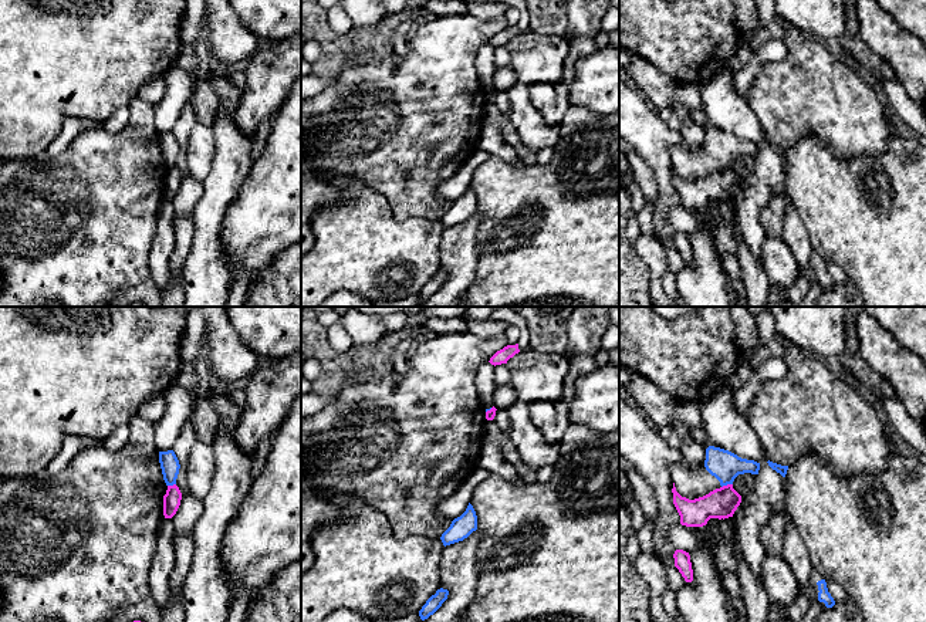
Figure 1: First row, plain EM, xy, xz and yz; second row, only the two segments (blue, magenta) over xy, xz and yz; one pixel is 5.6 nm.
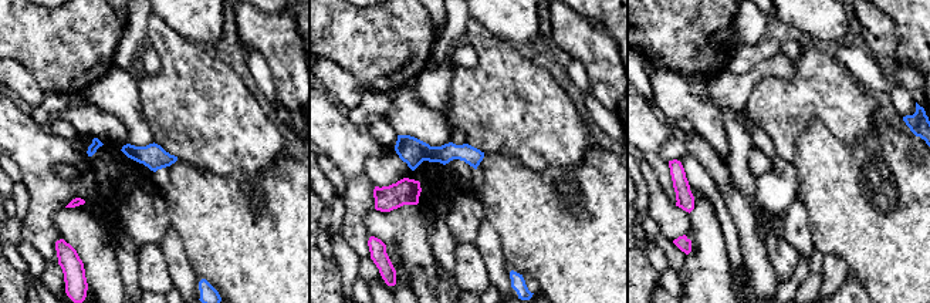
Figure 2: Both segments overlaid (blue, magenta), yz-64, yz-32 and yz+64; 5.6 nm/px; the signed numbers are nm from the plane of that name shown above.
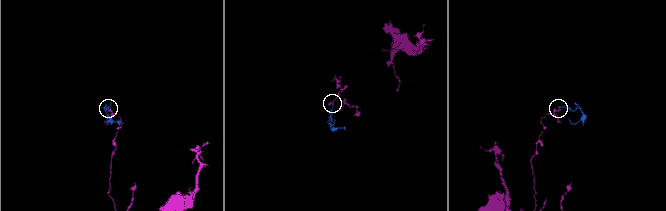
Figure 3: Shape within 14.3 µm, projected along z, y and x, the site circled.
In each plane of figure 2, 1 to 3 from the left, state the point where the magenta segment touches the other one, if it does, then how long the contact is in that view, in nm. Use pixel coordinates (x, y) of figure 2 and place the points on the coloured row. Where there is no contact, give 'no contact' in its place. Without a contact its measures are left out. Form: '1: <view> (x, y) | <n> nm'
1: no contact
2: no contact
3: no contact

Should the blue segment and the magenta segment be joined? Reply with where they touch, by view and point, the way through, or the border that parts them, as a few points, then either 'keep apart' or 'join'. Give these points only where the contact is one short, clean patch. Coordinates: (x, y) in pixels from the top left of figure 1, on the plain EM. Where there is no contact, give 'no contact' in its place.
yz (726, 166) | along yz (732, 165), (722, 169) | keep apart

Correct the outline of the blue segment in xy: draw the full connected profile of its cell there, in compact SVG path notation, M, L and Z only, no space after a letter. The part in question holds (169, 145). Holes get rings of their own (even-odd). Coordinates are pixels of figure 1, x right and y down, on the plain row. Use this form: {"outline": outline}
{"outline": "M173 132L159 133L159 145L166 168L176 166L180 146L175 133Z"}

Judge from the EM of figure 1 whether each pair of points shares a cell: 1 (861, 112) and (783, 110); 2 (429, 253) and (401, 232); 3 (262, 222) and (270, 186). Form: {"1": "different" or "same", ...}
{"1": "same", "2": "same", "3": "same"}

